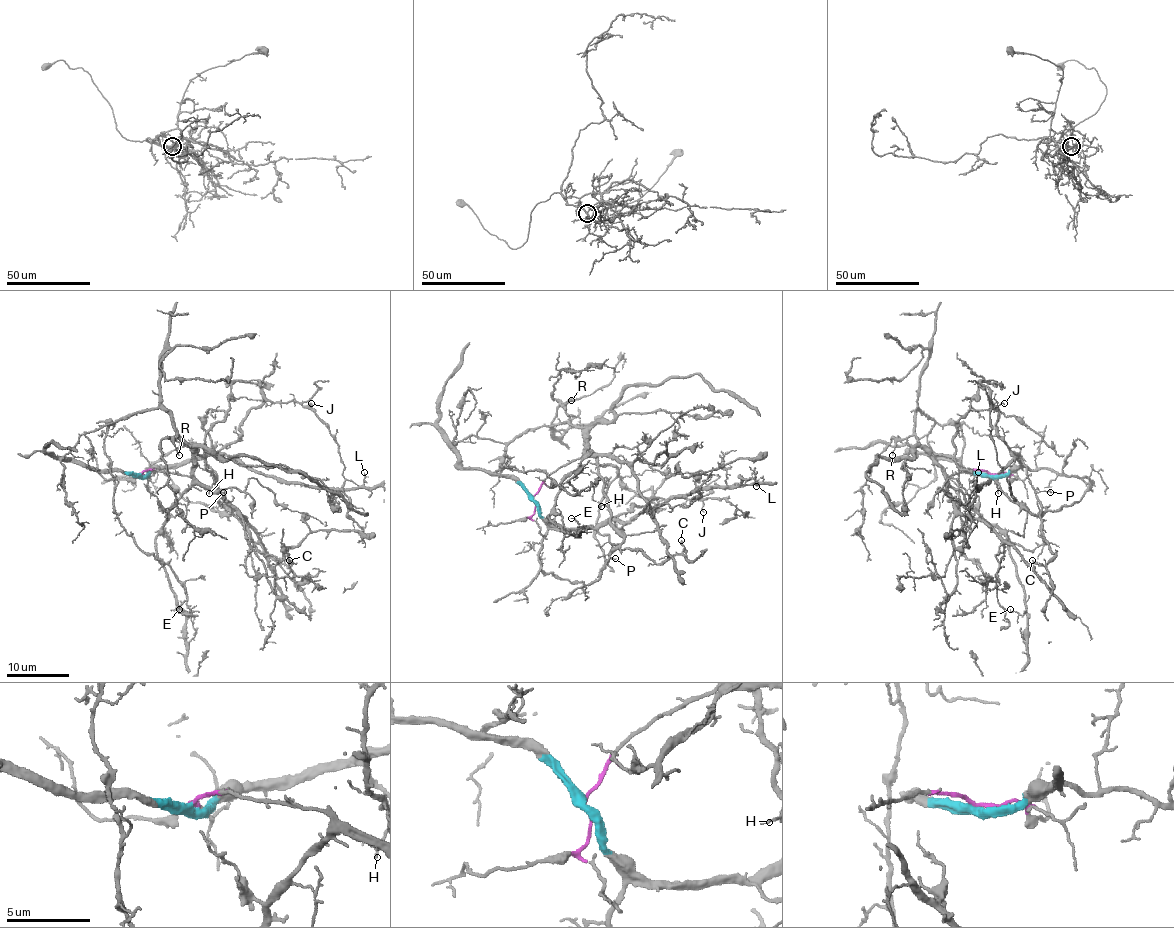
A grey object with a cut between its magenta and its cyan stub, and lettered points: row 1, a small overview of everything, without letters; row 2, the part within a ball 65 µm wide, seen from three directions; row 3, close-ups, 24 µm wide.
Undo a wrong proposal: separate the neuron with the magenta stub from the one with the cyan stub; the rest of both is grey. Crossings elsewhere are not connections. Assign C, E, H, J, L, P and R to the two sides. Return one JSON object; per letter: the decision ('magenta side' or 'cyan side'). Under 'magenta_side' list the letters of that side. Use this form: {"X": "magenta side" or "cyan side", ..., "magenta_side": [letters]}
{"C": "cyan side", "E": "magenta side", "H": "magenta side", "J": "cyan side", "L": "cyan side", "P": "cyan side", "R": "magenta side", "magenta_side": ["E", "H", "R"]}

